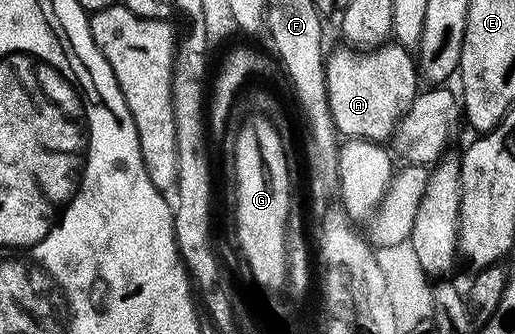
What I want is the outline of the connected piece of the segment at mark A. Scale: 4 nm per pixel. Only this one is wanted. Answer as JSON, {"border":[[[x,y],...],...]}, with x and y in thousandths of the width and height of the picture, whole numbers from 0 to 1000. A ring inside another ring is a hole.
{"border":[[[750,129],[730,147],[695,153],[683,141],[660,141],[637,162],[631,189],[631,257],[639,287],[639,329],[650,356],[650,380],[664,413],[693,413],[748,428],[763,407],[763,392],[779,347],[802,314],[814,275],[812,186],[792,144],[773,129]]]}

